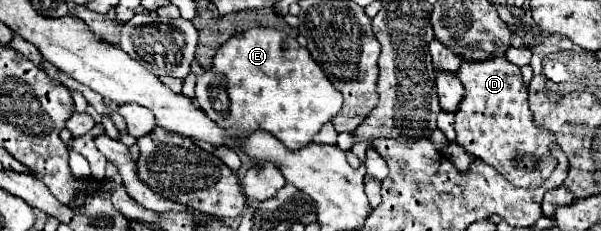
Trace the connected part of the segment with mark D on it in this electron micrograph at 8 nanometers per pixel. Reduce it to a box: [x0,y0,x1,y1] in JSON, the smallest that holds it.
[455,55,557,189]

